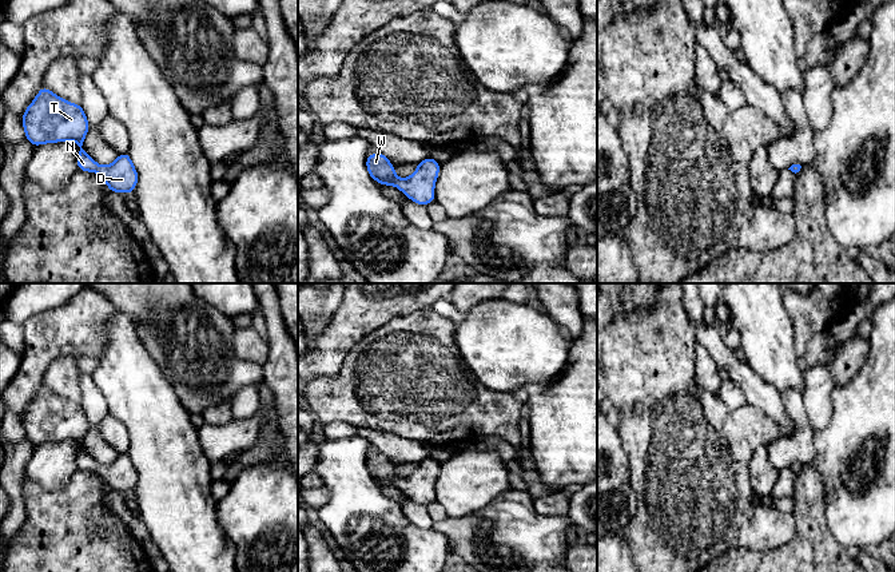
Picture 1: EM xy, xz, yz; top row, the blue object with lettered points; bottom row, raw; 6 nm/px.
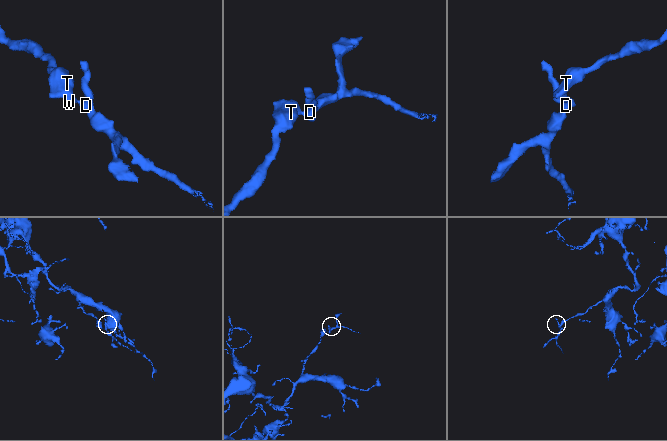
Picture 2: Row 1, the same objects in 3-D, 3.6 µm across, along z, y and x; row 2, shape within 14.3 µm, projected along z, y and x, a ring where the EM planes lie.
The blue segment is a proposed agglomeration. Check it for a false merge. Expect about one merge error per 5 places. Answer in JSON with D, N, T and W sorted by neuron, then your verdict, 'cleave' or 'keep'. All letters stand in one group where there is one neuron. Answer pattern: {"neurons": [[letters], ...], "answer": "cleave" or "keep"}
{"neurons": [["D", "N", "T", "W"]], "answer": "keep"}

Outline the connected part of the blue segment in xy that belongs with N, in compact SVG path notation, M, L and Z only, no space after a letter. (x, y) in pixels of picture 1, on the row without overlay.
M44 385L21 416L25 438L31 444L73 440L79 445L77 468L98 472L115 492L135 492L138 472L127 453L119 453L110 465L99 465L83 448L90 422L80 404L72 404Z

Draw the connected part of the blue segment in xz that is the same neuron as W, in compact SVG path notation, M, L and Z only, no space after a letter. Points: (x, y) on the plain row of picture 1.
M379 450L366 457L369 474L378 482L397 485L405 496L413 501L426 505L435 500L434 485L439 473L439 462L431 457L417 464L415 472L409 477L398 478L390 460Z

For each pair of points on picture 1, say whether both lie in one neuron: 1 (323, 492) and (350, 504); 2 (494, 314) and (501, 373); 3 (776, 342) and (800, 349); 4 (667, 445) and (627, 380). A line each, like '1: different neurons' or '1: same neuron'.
1: different neurons
2: same neuron
3: different neurons
4: same neuron

